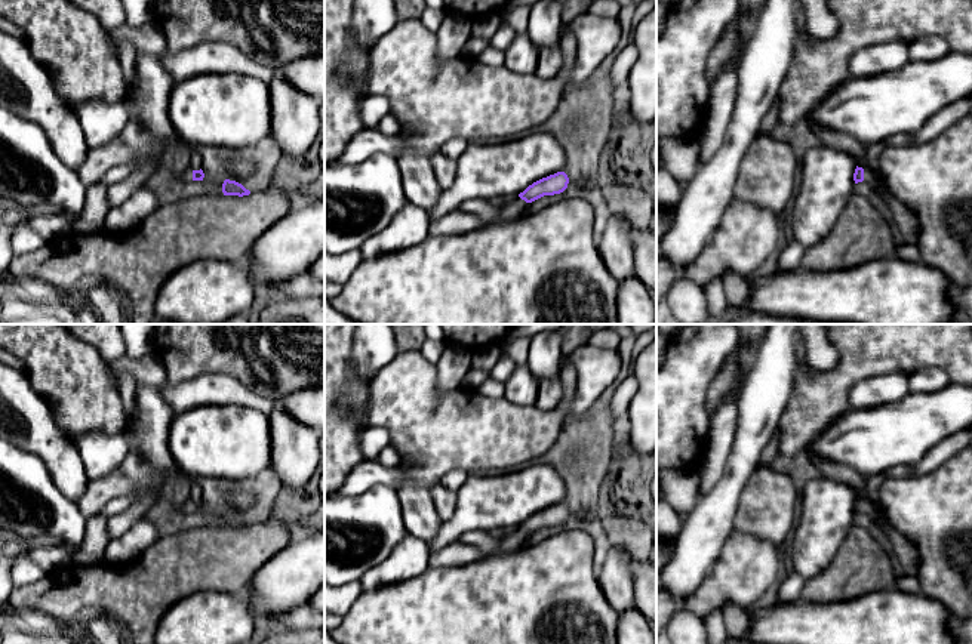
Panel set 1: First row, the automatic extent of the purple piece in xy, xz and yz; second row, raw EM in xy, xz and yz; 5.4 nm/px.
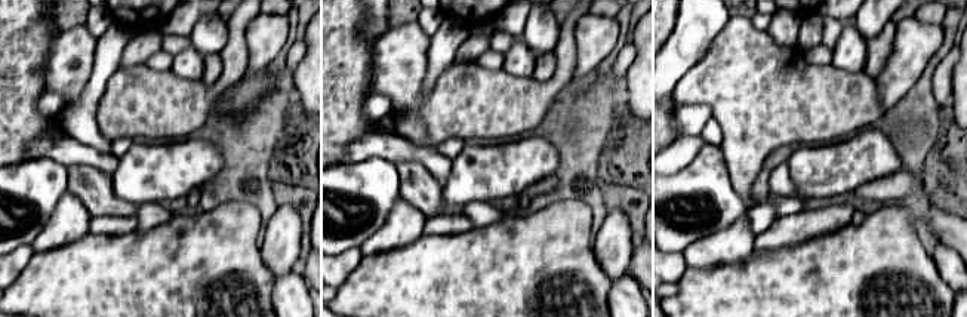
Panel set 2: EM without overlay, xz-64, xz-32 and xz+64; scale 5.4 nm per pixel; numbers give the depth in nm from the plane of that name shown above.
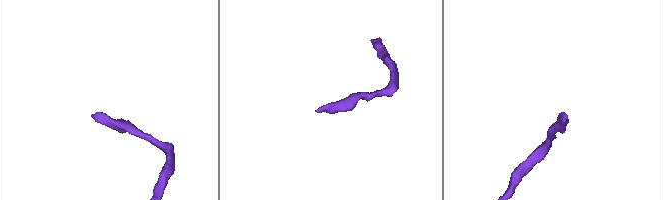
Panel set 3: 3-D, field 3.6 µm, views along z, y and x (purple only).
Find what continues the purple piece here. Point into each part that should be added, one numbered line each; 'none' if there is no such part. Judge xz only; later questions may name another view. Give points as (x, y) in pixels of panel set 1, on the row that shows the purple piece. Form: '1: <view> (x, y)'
1: xz (457, 222)

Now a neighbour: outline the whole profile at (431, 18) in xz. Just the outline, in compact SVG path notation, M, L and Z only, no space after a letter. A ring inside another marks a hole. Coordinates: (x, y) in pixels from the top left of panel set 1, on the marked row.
M427 7L421 15L421 22L424 27L433 33L437 33L443 19L446 16L446 9L430 9Z

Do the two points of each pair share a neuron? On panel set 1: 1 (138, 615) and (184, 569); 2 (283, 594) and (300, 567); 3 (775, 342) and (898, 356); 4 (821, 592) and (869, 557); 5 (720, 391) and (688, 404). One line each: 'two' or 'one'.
1: one
2: one
3: two
4: one
5: two

